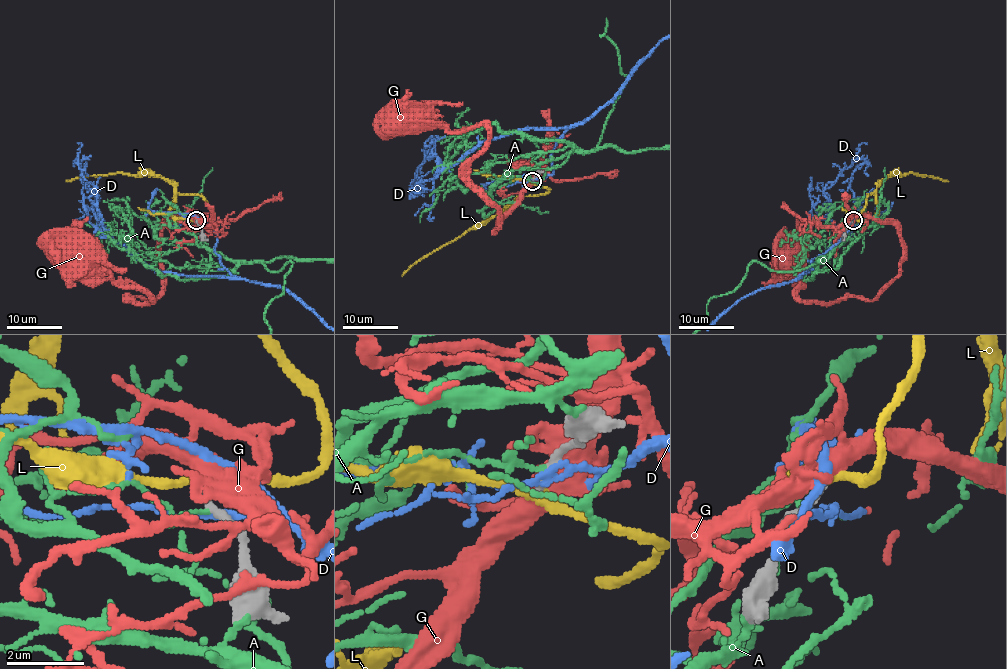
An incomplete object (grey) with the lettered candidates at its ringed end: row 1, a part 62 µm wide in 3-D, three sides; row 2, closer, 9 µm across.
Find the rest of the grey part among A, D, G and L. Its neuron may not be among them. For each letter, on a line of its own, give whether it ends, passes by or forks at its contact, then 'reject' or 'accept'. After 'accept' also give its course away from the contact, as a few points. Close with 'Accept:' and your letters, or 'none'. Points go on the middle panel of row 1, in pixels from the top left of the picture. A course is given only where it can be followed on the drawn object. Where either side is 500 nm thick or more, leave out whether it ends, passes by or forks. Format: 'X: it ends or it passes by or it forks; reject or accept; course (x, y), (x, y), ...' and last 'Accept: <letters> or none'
A: it passes by; reject
D: it passes by; reject
G: reject
L: it passes by; accept; course (533, 181), (549, 189), (534, 196), (518, 196), (497, 214), (420, 258), (402, 276)
Accept: L

